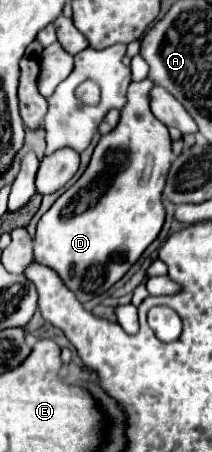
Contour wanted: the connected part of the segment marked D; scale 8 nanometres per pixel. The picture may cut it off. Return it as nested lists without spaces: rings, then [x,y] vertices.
[[[149,78],[129,84],[127,102],[121,108],[121,120],[117,128],[101,136],[83,176],[55,200],[55,204],[41,216],[37,224],[33,252],[35,262],[45,264],[61,274],[63,282],[69,290],[73,290],[79,302],[89,302],[119,282],[139,260],[145,248],[157,238],[163,226],[165,206],[161,194],[171,168],[171,138],[167,126],[159,122],[149,108],[149,94],[153,86],[155,82]]]

